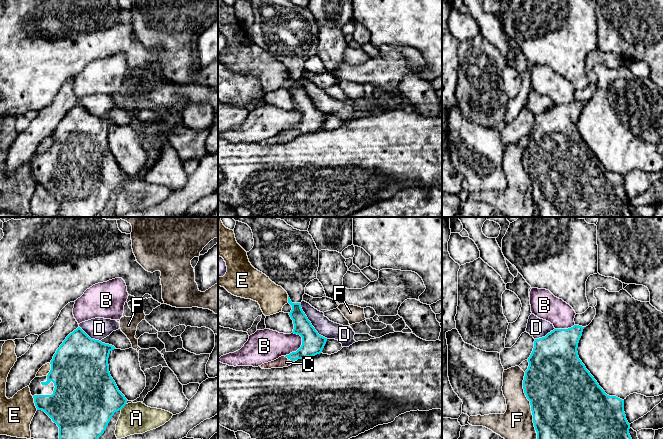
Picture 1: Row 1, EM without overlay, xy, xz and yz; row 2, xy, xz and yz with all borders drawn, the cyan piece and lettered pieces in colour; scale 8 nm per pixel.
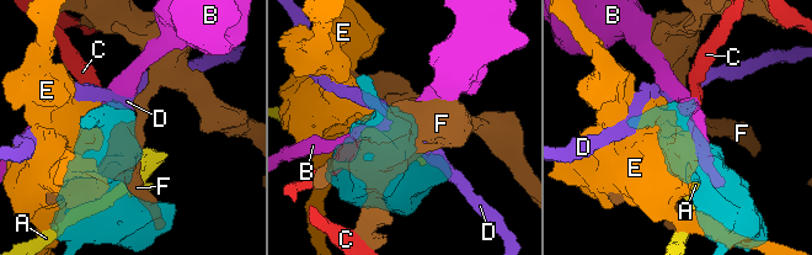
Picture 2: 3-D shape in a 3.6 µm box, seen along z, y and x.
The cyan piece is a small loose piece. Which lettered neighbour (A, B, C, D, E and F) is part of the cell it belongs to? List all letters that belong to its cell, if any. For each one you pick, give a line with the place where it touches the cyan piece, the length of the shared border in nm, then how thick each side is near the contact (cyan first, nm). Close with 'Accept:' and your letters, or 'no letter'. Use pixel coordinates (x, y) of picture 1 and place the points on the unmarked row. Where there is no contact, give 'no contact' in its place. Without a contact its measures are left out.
C: meets cyan in xz at (290, 135); contact 110 nm long; 180 nm thick on the cyan side, 90 nm on the other
Accept: C

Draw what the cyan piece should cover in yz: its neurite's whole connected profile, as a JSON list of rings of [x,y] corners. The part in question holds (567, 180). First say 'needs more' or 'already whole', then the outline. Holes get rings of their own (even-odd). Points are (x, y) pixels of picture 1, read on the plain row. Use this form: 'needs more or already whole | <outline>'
already whole | [[[574,101],[568,105],[554,105],[548,109],[545,113],[535,115],[533,127],[528,134],[529,142],[525,147],[525,152],[523,156],[523,165],[527,175],[530,177],[531,187],[533,191],[533,199],[535,206],[537,208],[538,217],[633,217],[630,210],[630,200],[626,195],[624,188],[624,176],[616,173],[609,172],[605,167],[599,162],[594,153],[586,145],[585,141],[579,135],[577,124],[579,116],[582,112],[584,103],[579,101]]]

